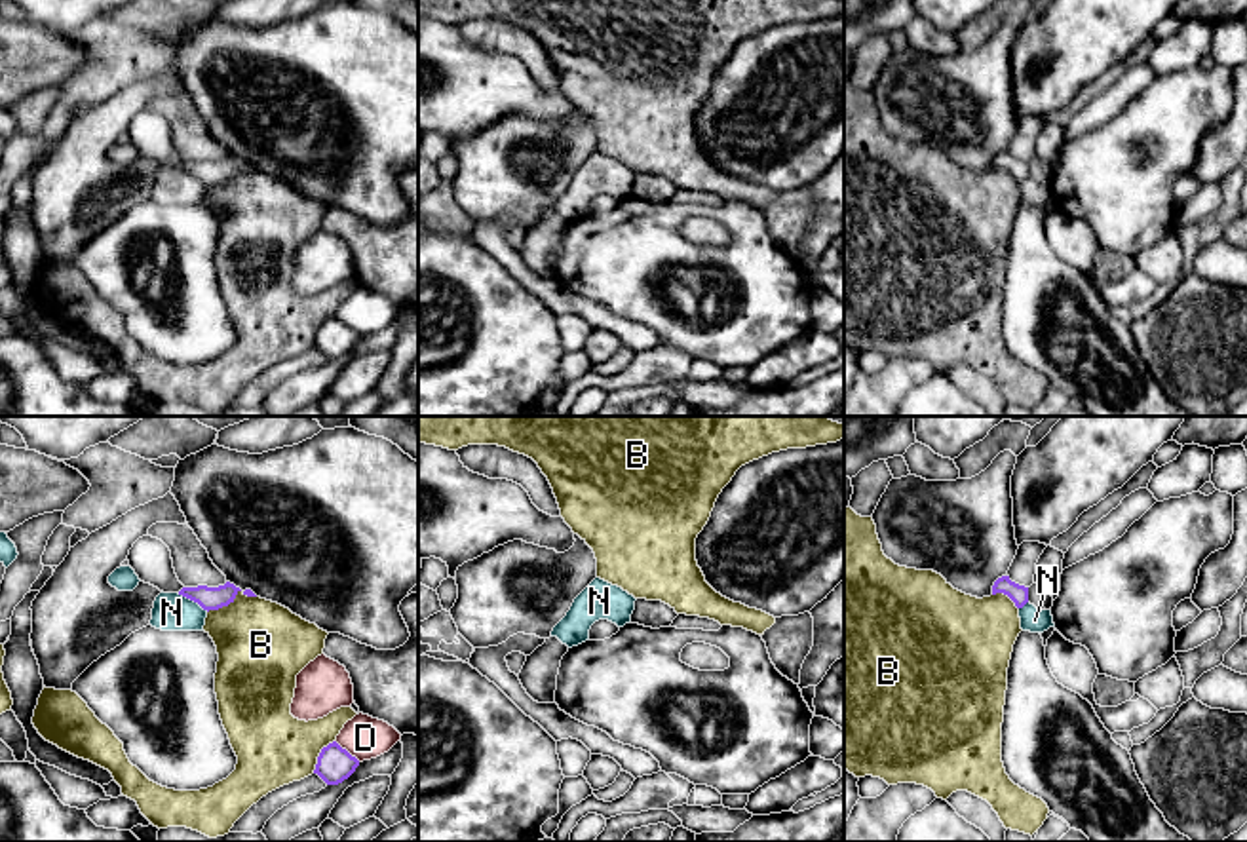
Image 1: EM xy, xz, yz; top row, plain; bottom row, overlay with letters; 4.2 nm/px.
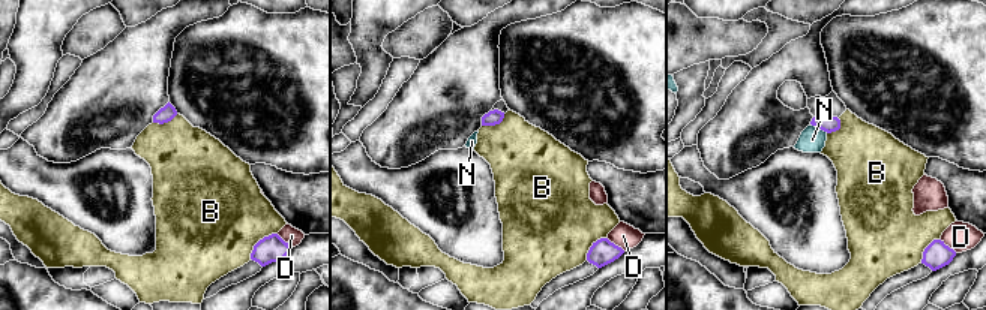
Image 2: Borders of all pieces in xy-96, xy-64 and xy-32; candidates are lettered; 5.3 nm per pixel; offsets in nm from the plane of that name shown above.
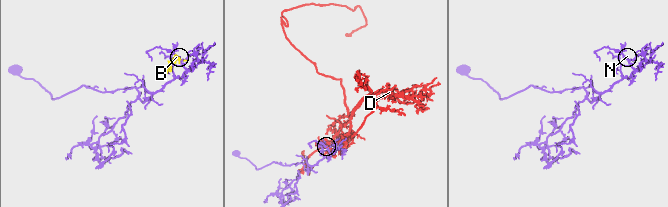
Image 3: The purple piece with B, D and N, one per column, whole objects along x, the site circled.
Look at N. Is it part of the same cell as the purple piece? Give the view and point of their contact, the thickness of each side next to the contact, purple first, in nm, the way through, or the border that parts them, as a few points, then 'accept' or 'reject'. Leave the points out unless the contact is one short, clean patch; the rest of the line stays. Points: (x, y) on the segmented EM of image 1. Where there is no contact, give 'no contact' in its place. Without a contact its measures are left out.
contact xy (192, 599); calibres 100 and 160 nm; border xy (177, 593), (208, 611); reject

